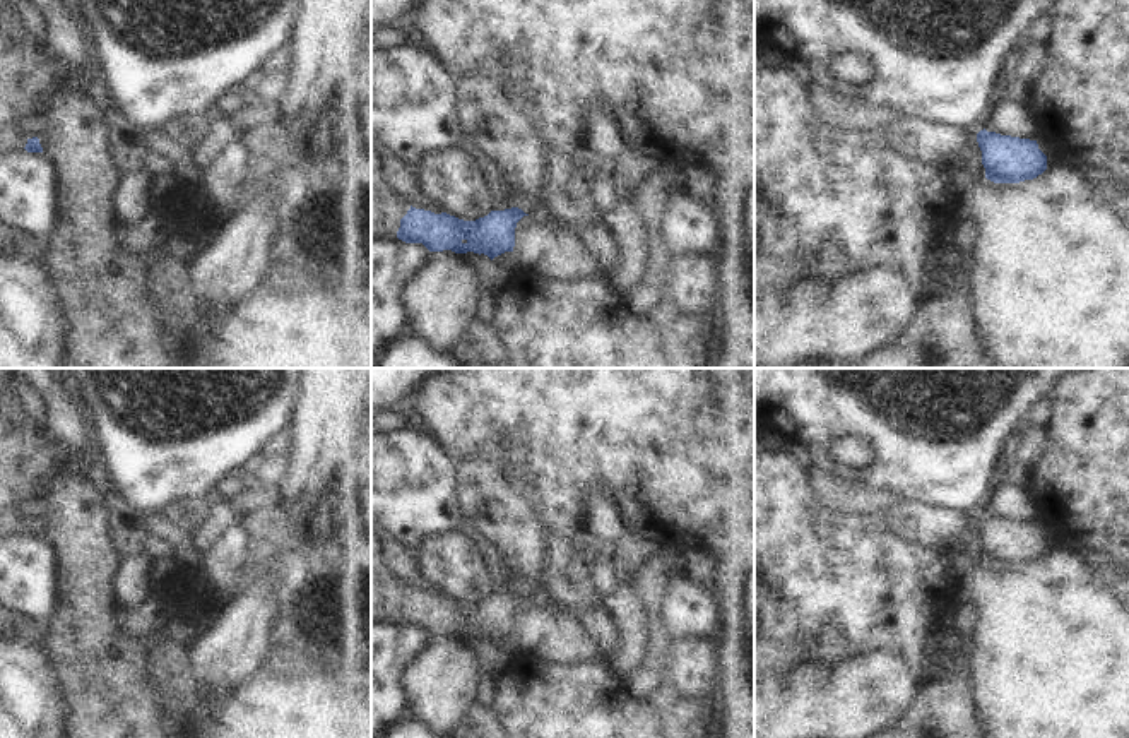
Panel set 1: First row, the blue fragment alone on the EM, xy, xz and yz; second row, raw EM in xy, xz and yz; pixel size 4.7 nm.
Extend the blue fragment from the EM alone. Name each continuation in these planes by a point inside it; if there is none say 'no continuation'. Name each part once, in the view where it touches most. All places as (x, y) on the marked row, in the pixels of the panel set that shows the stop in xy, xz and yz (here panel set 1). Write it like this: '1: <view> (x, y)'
1: xz (387, 209)

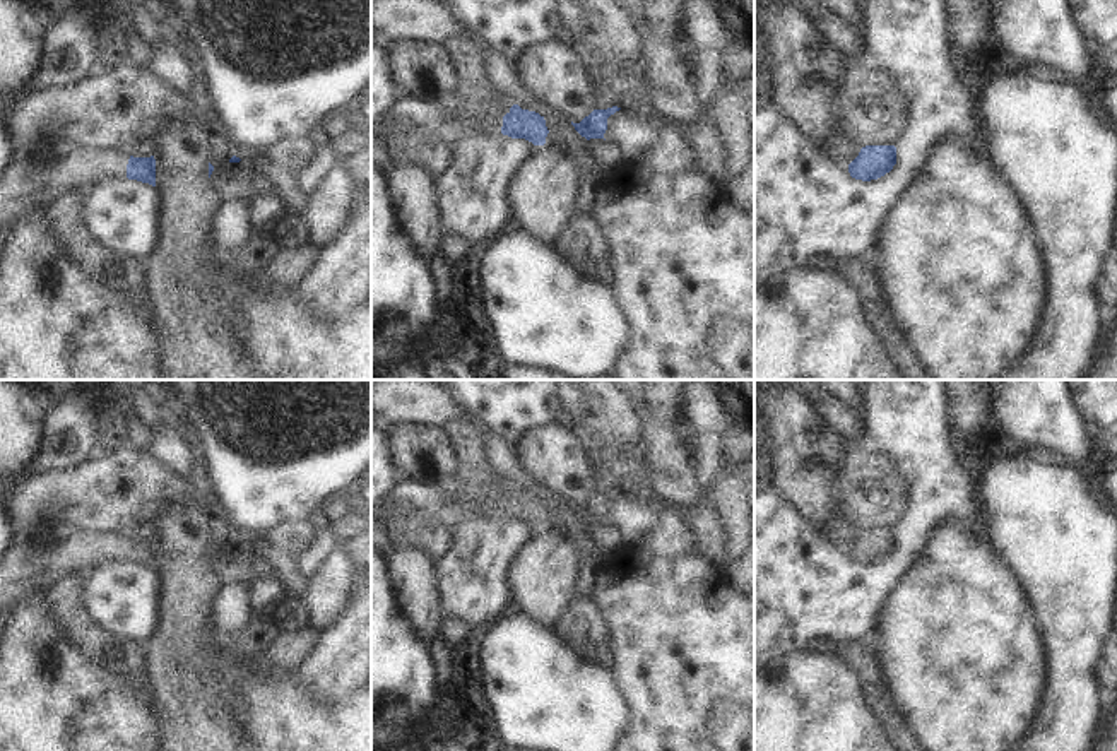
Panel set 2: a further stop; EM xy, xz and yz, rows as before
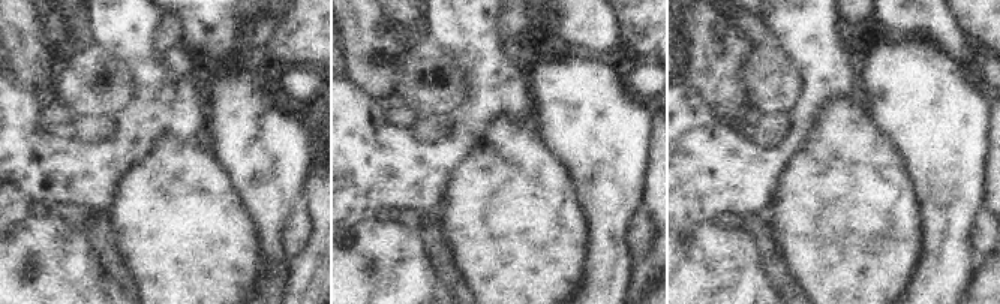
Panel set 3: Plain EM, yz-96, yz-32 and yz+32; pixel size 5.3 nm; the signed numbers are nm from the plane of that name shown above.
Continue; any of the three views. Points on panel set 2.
1: xy (23, 183)

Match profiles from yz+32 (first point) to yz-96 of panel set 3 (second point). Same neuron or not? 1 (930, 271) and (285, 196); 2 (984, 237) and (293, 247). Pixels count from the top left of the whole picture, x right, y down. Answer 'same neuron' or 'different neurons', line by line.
1: same neuron
2: same neuron

